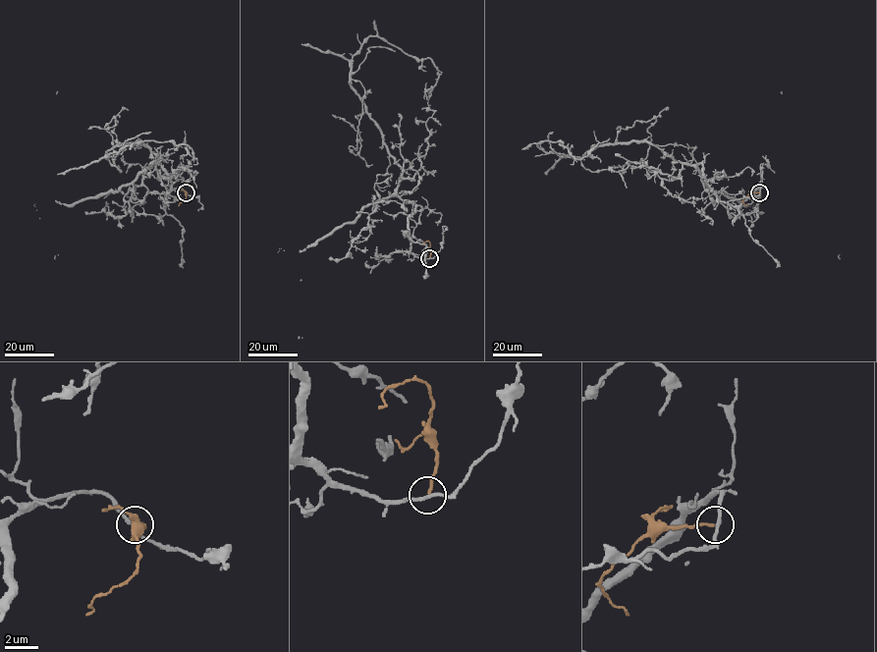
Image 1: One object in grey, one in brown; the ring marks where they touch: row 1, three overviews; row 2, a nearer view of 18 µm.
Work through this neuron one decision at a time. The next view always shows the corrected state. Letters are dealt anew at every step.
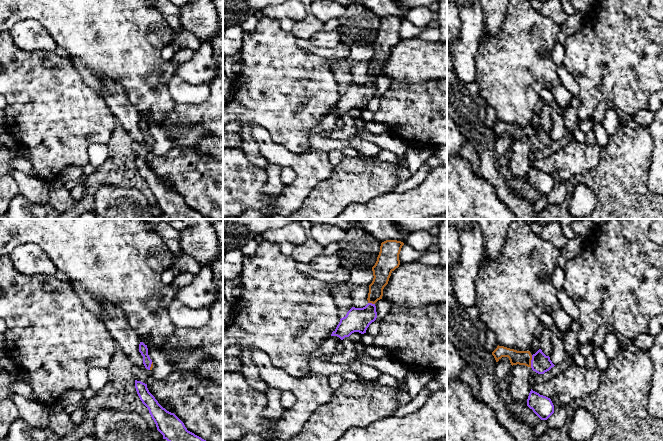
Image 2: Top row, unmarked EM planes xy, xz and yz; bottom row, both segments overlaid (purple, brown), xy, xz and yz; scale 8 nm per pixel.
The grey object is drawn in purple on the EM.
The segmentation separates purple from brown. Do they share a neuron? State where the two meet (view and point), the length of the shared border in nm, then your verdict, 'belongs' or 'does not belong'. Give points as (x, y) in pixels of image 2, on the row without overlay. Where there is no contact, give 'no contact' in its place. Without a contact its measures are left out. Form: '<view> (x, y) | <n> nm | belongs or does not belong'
yz (531, 137) | 110 nm | belongs

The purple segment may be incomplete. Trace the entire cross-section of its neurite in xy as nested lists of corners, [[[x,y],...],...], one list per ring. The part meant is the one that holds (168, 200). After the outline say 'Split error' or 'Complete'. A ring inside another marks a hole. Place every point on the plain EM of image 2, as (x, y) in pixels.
[[[135,156],[135,164],[142,179],[148,184],[157,206],[169,219],[209,219],[187,206],[184,199],[174,190],[163,184],[149,168],[147,160]]]. Complete

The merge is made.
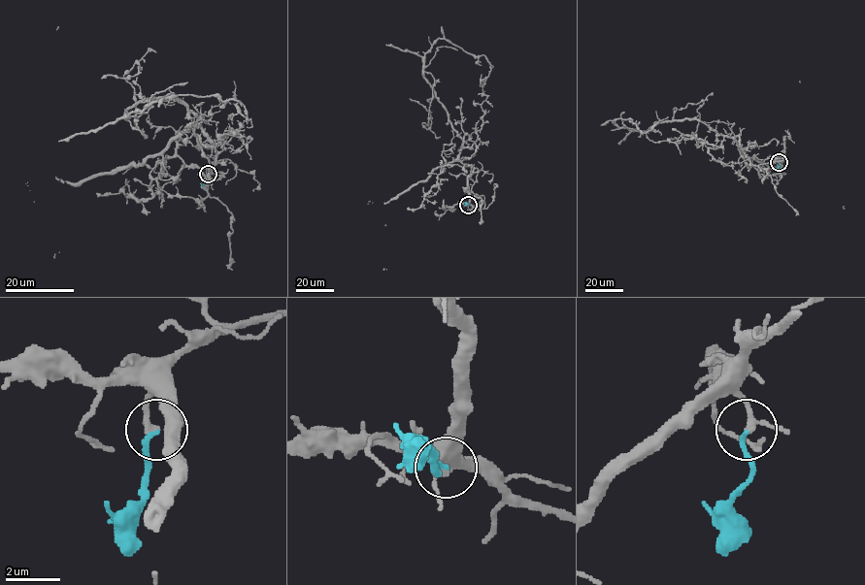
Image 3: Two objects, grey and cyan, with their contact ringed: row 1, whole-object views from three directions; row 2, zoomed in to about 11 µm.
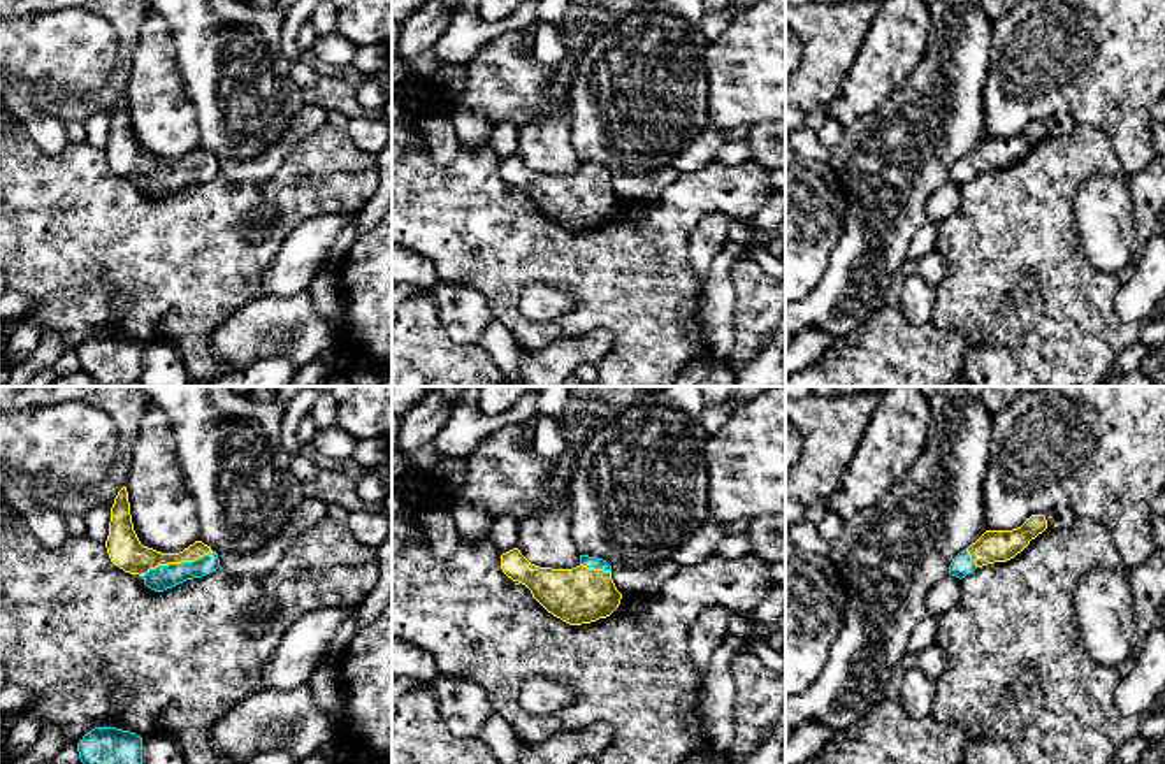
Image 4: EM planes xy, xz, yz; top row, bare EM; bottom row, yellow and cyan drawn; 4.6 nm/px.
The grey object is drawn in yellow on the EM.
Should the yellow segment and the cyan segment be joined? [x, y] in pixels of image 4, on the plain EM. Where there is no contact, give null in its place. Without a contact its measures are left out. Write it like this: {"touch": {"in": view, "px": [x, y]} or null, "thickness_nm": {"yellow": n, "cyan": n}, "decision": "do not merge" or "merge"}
{"touch": {"in": "xy", "px": [178, 169]}, "thickness_nm": {"yellow": 160, "cyan": 120}, "decision": "merge"}

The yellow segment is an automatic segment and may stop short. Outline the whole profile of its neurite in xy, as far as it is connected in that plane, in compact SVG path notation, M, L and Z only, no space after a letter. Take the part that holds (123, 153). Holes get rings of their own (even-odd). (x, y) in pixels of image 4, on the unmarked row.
M127 93L118 98L111 114L105 155L114 172L139 181L144 191L155 198L202 184L220 174L218 160L202 148L195 148L179 160L162 160L142 153L134 137Z

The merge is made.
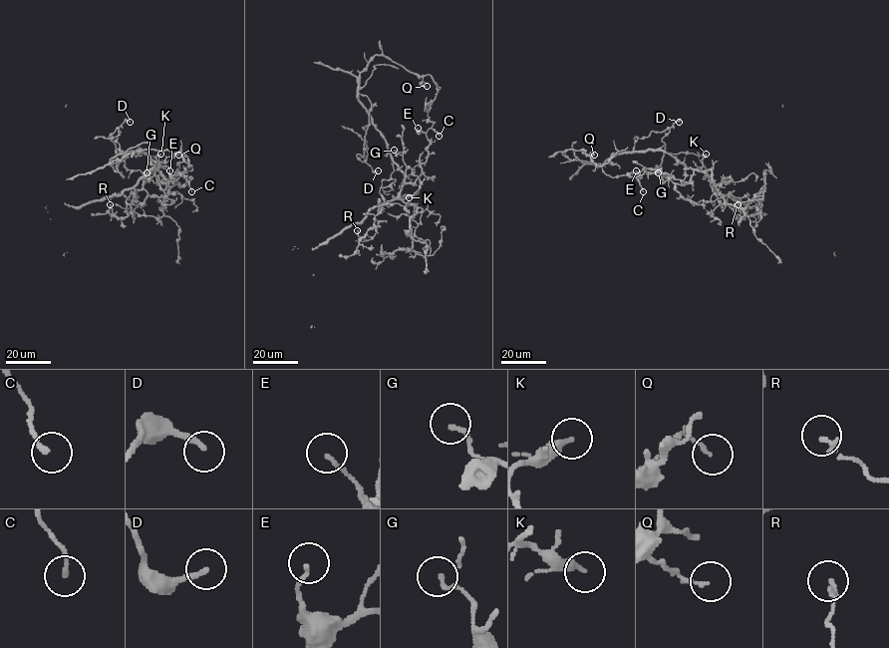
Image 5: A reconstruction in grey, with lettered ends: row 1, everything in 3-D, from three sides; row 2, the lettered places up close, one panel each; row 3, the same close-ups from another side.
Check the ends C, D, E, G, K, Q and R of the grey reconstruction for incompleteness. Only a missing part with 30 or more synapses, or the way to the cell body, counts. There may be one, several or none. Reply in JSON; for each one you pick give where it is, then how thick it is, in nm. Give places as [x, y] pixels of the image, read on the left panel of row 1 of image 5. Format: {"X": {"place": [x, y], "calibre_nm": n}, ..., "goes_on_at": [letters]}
{"goes_on_at": []}

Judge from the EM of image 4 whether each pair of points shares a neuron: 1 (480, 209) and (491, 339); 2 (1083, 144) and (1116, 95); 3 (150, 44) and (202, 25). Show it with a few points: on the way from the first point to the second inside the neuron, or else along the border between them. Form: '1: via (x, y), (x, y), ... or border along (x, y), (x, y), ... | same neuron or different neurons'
1: border along (494, 318), (522, 350) | different neurons
2: border along (1078, 123), (1097, 125), (1109, 137), (1120, 160) | different neurons
3: border along (162, 18), (167, 23), (174, 62), (181, 76) | different neurons

